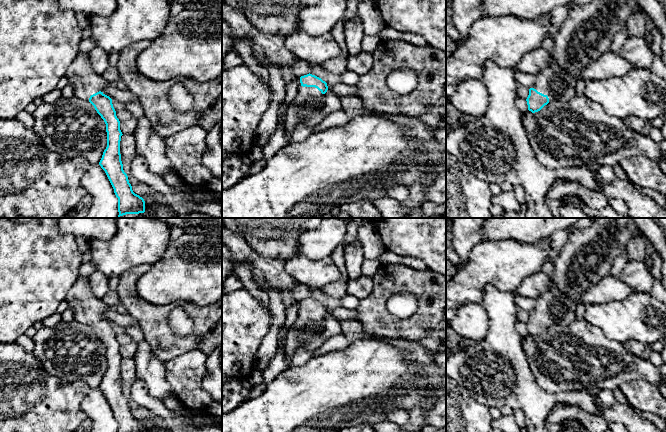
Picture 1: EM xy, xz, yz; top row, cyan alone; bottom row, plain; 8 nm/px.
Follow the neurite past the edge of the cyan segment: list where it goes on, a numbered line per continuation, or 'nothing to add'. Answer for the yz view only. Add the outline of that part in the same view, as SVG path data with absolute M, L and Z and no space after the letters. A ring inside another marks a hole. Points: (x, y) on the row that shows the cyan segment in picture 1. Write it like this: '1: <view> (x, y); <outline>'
1: yz (586, 34); M591 0L588 4L570 10L560 30L553 37L555 45L550 52L555 62L535 74L536 83L532 88L547 95L549 103L555 100L567 102L574 98L580 71L610 50L614 35L639 8L636 0Z

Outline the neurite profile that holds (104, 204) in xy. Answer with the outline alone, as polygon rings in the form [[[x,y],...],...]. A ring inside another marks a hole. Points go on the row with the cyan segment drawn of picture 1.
[[[99,164],[89,166],[81,184],[92,197],[91,207],[85,211],[84,218],[118,218],[118,198]]]

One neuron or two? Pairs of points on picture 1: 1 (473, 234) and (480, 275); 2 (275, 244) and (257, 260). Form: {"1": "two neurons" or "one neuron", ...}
{"1": "two neurons", "2": "two neurons"}

